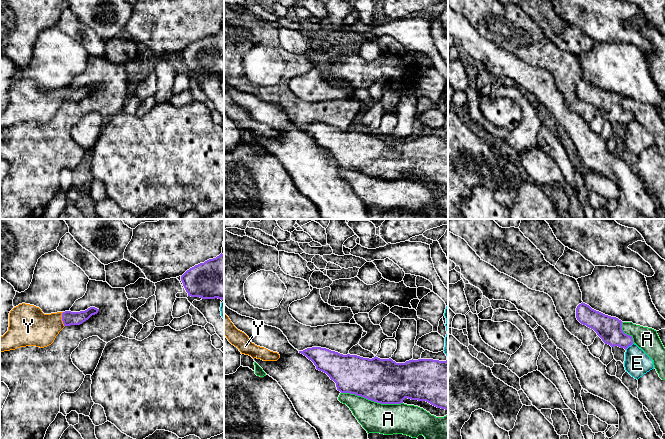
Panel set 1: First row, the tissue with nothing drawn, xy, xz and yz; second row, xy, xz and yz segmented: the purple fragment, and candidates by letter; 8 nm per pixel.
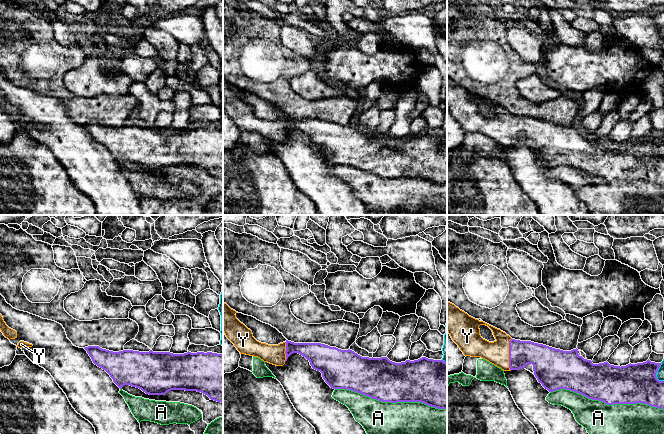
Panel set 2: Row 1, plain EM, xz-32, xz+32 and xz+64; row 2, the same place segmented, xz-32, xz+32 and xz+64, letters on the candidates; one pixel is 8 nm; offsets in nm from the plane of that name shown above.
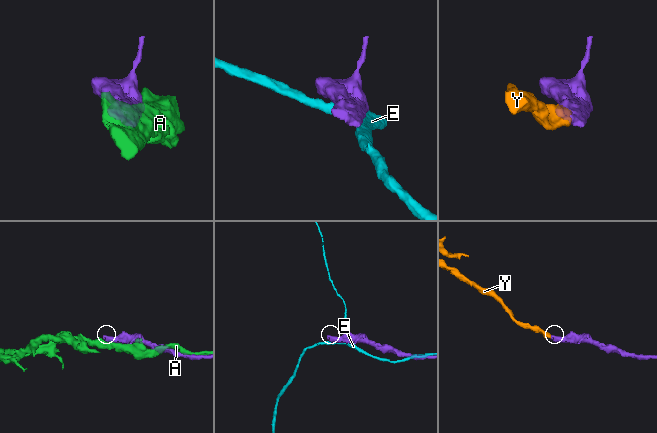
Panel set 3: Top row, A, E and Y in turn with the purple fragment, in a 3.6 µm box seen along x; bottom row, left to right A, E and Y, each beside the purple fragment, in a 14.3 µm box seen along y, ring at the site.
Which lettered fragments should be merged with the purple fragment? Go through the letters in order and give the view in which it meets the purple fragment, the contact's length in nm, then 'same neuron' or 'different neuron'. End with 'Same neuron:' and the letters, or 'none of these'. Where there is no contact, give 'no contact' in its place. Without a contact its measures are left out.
A: meets purple in xz; contact 500 nm long; different neuron
E: meets purple in yz; contact 90 nm long; different neuron
Y: meets purple in xy; contact 120 nm long; same neuron
Same neuron: Y

